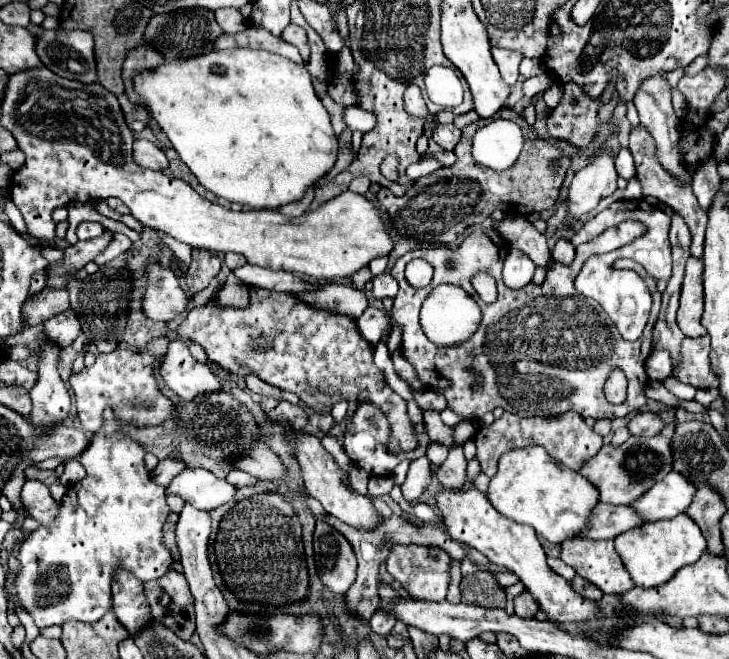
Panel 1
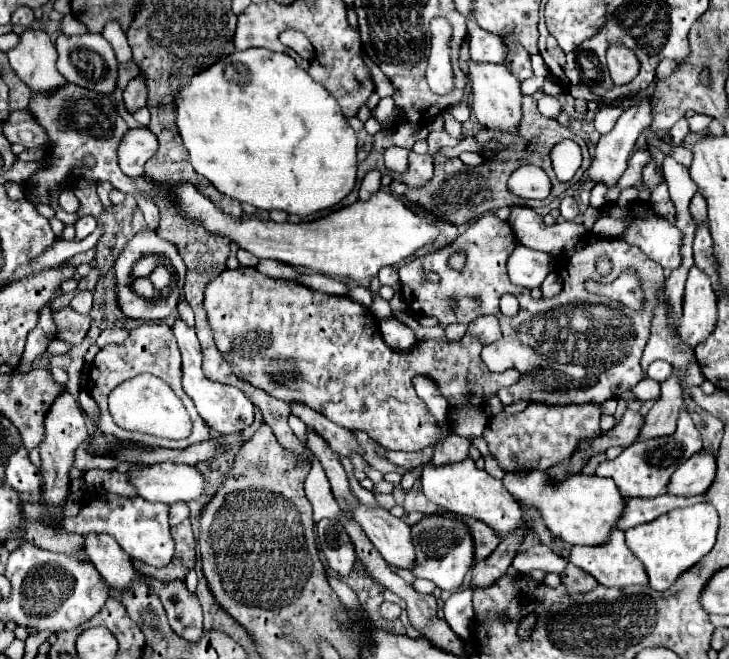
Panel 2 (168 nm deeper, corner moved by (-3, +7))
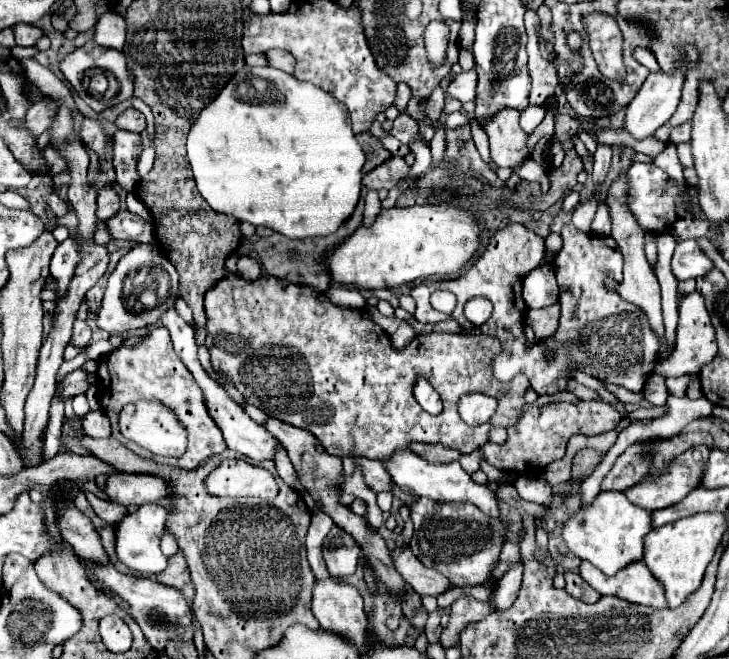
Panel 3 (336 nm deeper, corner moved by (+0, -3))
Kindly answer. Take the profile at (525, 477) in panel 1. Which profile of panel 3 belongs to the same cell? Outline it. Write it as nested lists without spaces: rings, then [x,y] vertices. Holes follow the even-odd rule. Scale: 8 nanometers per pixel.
[[[600,492],[592,504],[580,506],[562,526],[562,540],[570,552],[592,562],[604,574],[614,576],[622,566],[640,560],[644,550],[644,534],[652,530],[650,512],[634,506],[622,492]]]

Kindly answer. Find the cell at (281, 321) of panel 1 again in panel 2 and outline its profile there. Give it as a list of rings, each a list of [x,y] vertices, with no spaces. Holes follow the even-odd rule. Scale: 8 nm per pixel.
[[[239,266],[235,270],[227,268],[207,284],[205,310],[215,334],[217,348],[227,360],[235,360],[235,376],[261,388],[263,392],[269,392],[269,396],[273,398],[285,400],[287,404],[301,402],[347,430],[367,432],[369,438],[395,452],[423,450],[427,446],[433,446],[441,436],[435,416],[427,412],[427,406],[423,406],[423,400],[415,394],[411,382],[413,376],[419,374],[435,380],[451,410],[463,406],[467,398],[475,408],[483,408],[487,400],[495,396],[503,386],[513,386],[515,380],[521,378],[513,372],[493,374],[481,360],[481,350],[501,336],[501,326],[495,316],[481,316],[473,320],[459,342],[417,340],[409,350],[395,352],[385,344],[379,332],[379,322],[369,308],[353,302],[347,296],[327,296],[293,280],[275,280],[257,272],[257,268],[245,266]],[[281,368],[283,384],[275,384],[273,374]]]

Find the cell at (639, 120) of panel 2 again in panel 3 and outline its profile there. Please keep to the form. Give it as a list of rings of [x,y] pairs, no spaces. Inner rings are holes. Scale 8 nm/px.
[[[688,48],[686,58],[682,58],[682,64],[680,64],[672,74],[652,72],[652,74],[646,78],[646,82],[644,82],[644,86],[640,88],[640,92],[636,94],[636,98],[628,104],[626,116],[624,116],[624,130],[626,130],[632,138],[636,138],[636,140],[648,138],[648,136],[654,134],[654,130],[656,130],[658,126],[666,124],[666,122],[672,118],[672,114],[674,114],[674,110],[676,110],[678,102],[680,102],[680,90],[682,90],[682,82],[684,82],[684,74],[682,74],[682,72],[684,72],[684,70],[688,68],[688,64],[694,62],[696,58],[698,58],[698,56],[696,56],[696,50],[694,50],[694,48]]]

